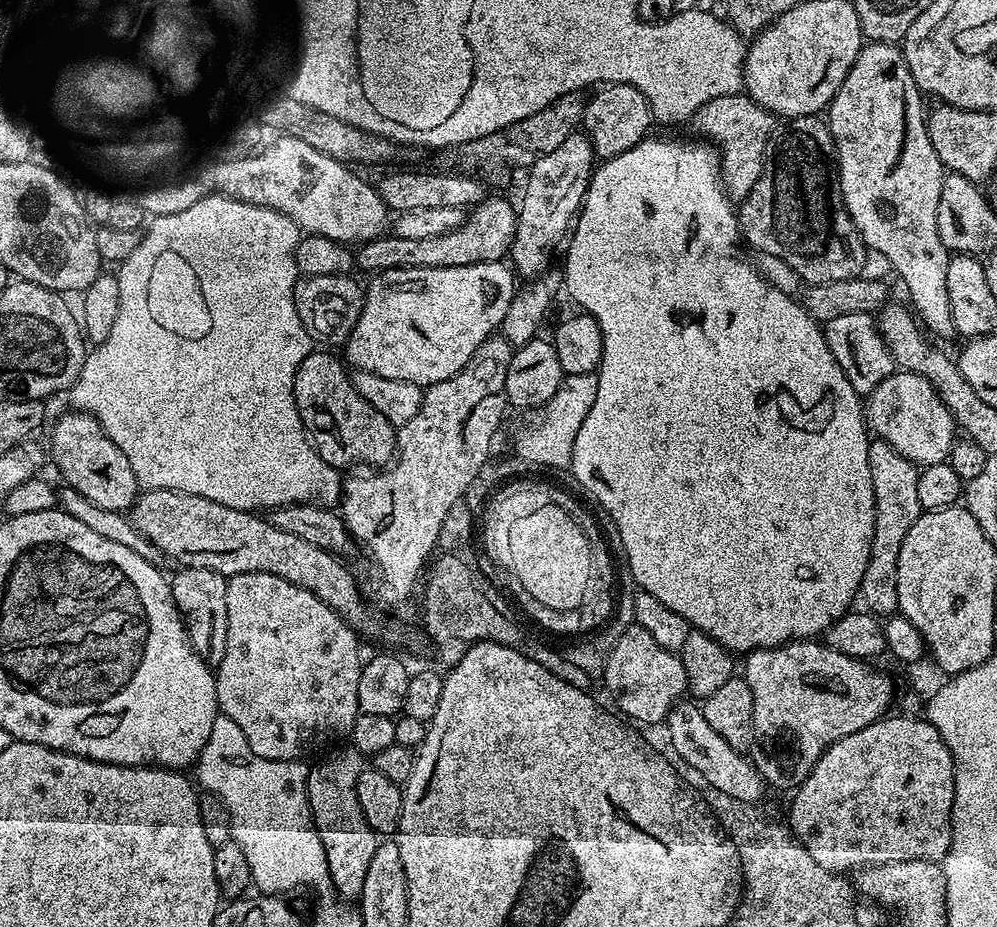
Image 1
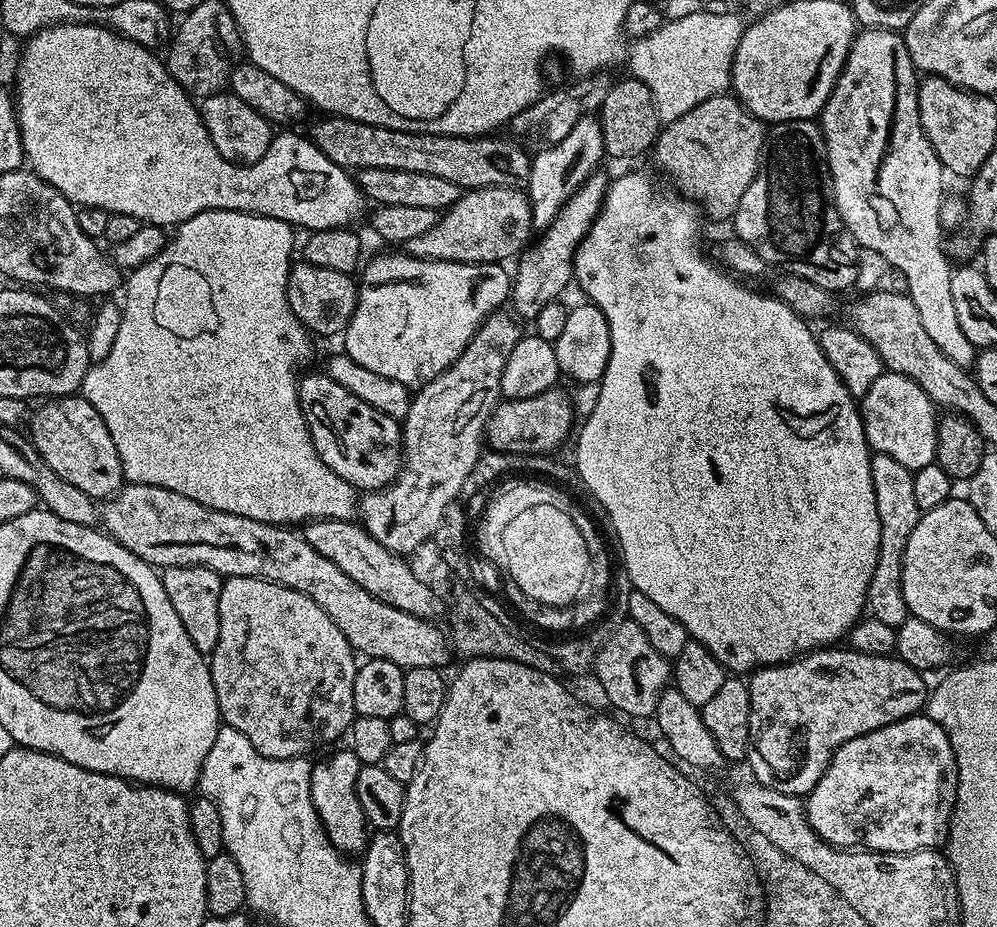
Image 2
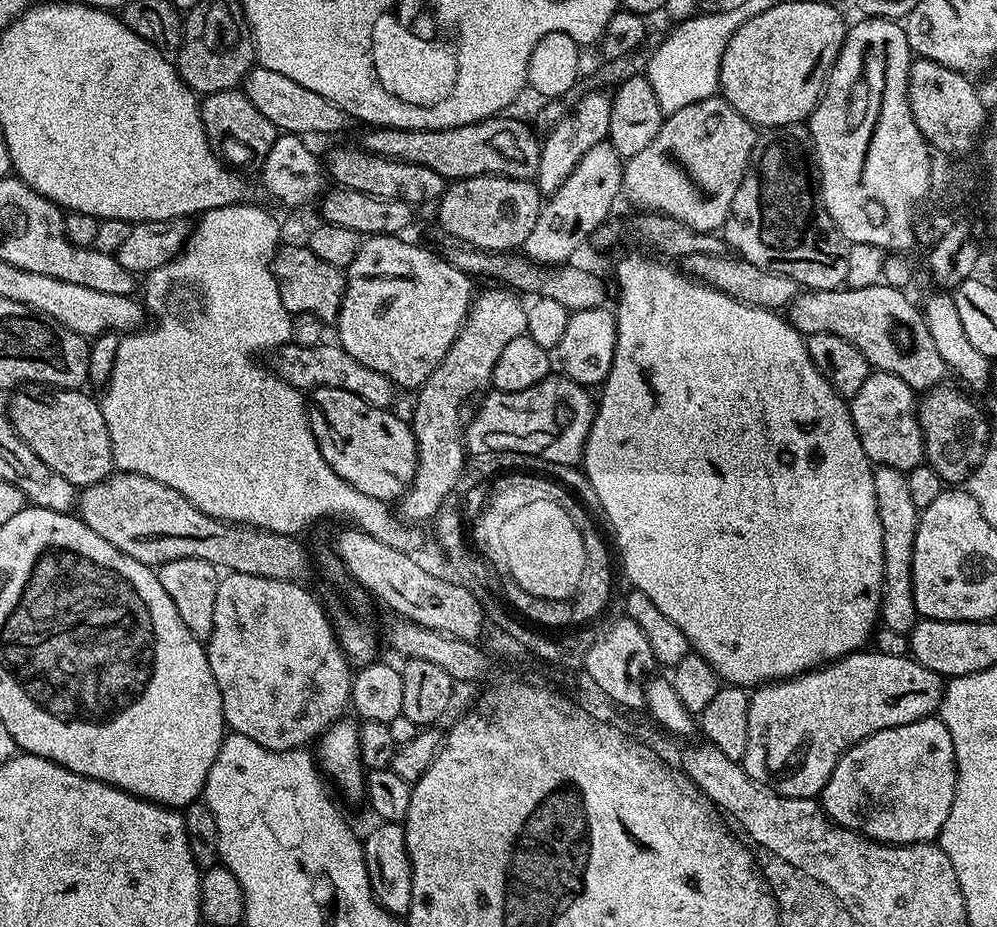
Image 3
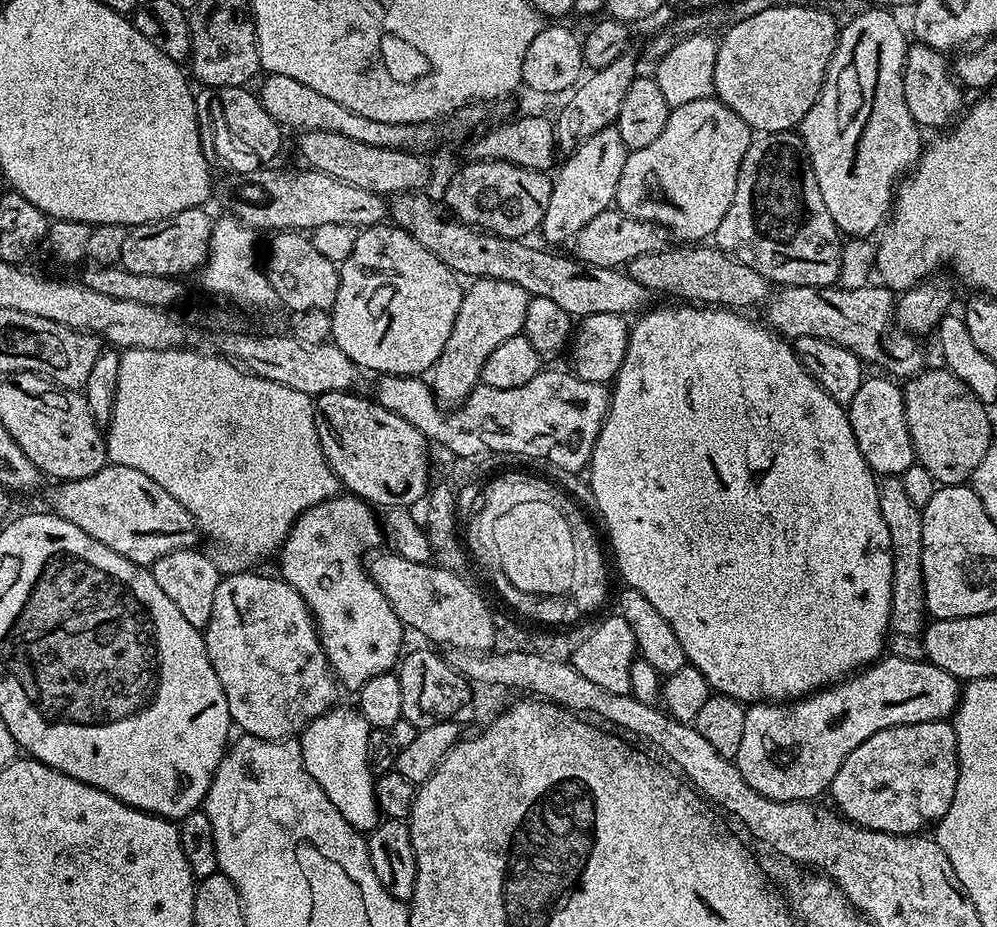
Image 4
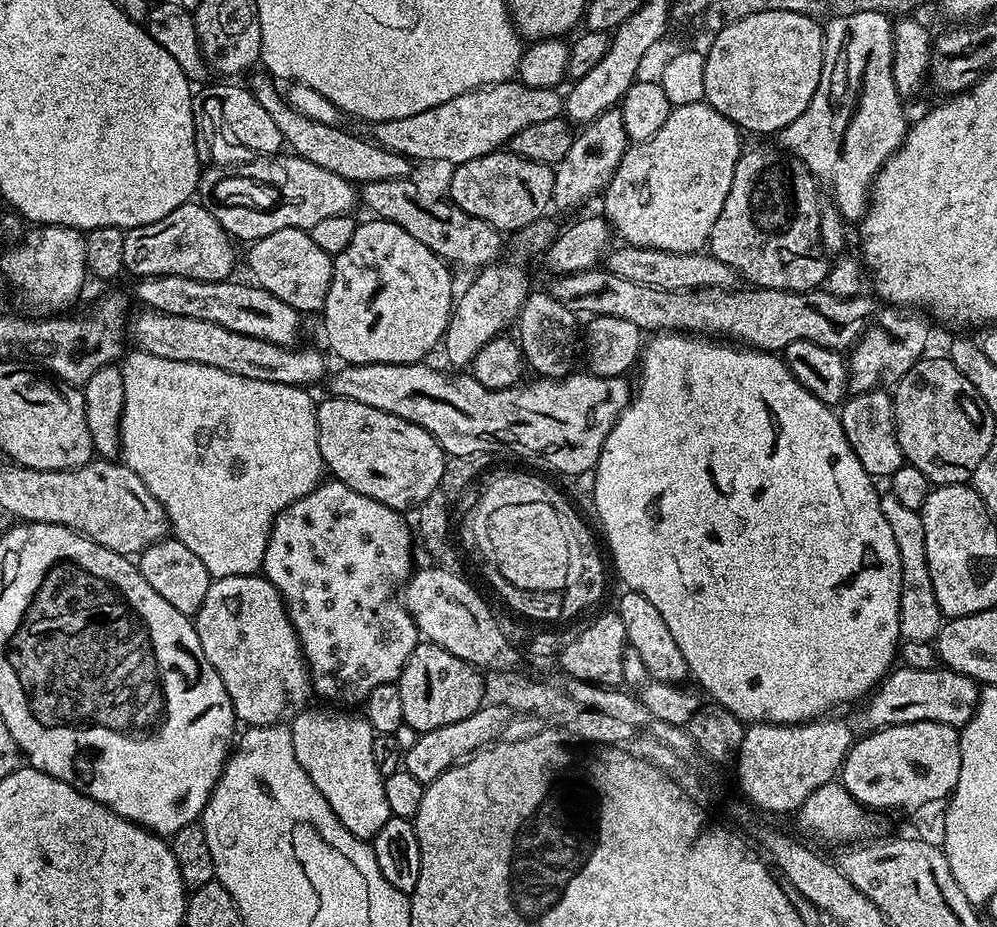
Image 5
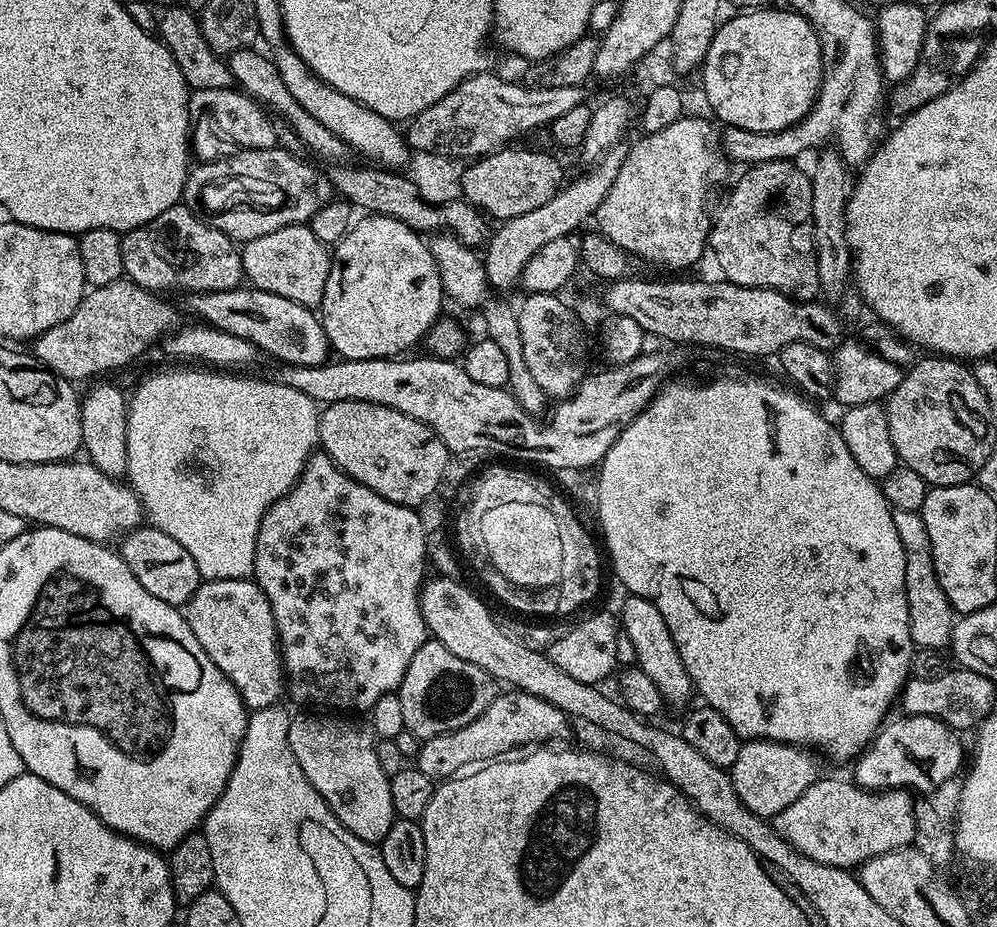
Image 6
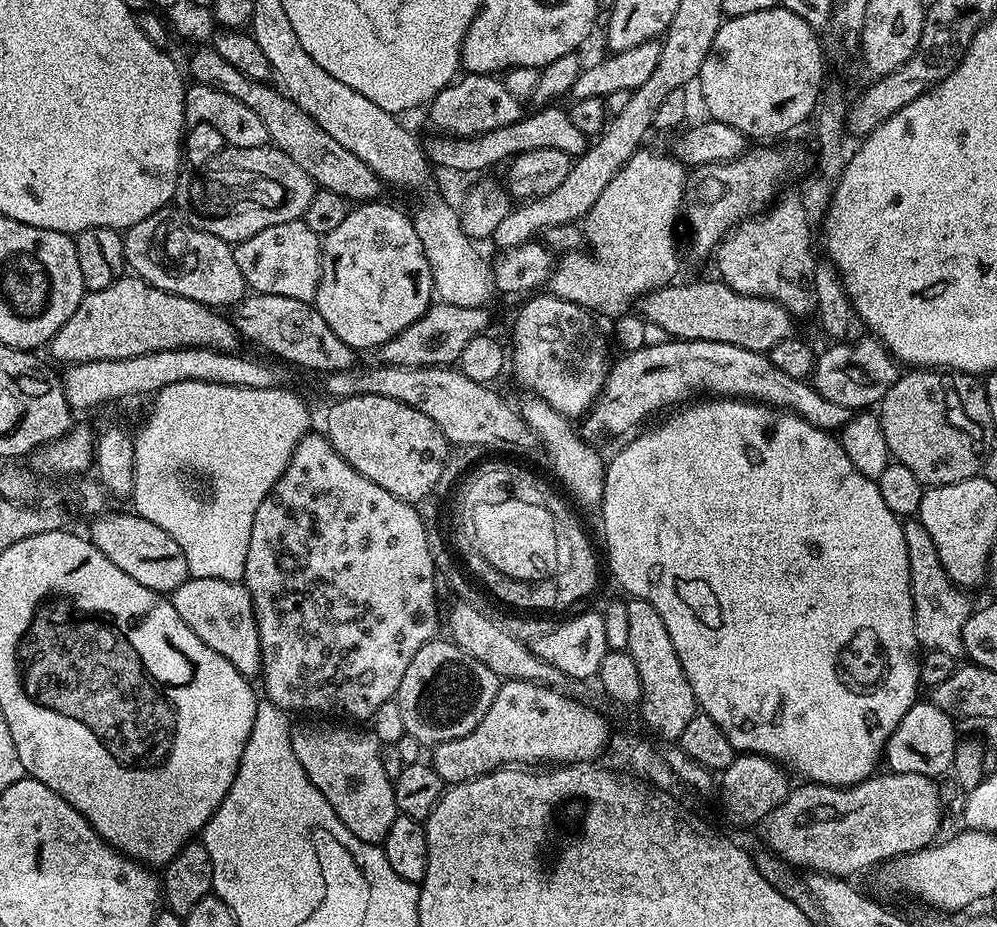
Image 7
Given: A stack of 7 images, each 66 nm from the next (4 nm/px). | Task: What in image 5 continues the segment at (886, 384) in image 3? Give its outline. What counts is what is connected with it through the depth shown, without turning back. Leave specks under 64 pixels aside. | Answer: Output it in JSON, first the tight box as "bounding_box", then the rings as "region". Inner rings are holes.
{"bounding_box":[838,391,906,478],"region":[[[887,391],[857,392],[849,395],[844,403],[839,405],[838,415],[842,430],[846,434],[846,442],[850,442],[850,450],[854,450],[866,474],[874,478],[891,478],[906,463],[902,446],[898,444],[896,437],[892,397]]]}

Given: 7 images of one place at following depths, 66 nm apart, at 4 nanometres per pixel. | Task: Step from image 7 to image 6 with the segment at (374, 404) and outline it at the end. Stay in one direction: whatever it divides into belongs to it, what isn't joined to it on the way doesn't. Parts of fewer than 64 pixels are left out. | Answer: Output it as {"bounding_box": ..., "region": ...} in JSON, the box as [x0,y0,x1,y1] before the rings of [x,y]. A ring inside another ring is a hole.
{"bounding_box":[319,402,449,509],"region":[[[334,402],[320,412],[319,447],[350,478],[362,482],[374,494],[382,494],[395,504],[417,509],[426,498],[437,495],[442,478],[442,470],[446,470],[449,458],[448,448],[422,422],[410,418],[410,414],[402,414],[398,410],[390,410],[390,406],[378,406],[374,402]]]}

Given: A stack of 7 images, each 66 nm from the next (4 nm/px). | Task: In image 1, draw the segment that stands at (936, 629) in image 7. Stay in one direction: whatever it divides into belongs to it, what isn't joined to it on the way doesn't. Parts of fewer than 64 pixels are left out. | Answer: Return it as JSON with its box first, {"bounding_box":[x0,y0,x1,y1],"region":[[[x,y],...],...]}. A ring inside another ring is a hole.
{"bounding_box":[858,438,921,618],"region":[[[876,438],[868,445],[870,478],[874,482],[874,538],[870,542],[870,562],[866,562],[866,574],[862,582],[858,600],[867,611],[877,618],[887,618],[898,612],[898,554],[902,554],[902,542],[910,534],[910,526],[918,522],[921,506],[918,502],[918,478],[920,468],[910,463],[894,446]]]}

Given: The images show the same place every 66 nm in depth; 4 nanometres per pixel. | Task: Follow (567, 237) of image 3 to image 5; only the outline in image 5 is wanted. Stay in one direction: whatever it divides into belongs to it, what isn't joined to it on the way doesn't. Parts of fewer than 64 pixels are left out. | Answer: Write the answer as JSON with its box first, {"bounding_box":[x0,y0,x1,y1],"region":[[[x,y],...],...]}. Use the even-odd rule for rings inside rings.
{"bounding_box":[553,107,630,208],"region":[[[614,107],[604,111],[598,118],[585,125],[574,137],[560,163],[555,165],[553,205],[560,208],[574,208],[581,204],[582,200],[599,195],[607,188],[618,166],[630,146],[626,134],[625,122],[622,120],[620,108]]]}

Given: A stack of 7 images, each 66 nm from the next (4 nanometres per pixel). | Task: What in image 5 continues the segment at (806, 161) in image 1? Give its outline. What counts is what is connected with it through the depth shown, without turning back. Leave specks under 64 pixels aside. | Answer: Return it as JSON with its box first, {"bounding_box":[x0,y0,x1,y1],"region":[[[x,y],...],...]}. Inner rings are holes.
{"bounding_box":[707,147,830,292],"region":[[[771,147],[752,148],[749,152],[747,149],[741,155],[738,166],[734,170],[734,182],[730,186],[730,194],[726,194],[726,206],[722,206],[722,214],[718,214],[718,222],[714,222],[714,230],[710,234],[707,247],[710,249],[711,255],[717,256],[722,262],[726,262],[726,266],[734,269],[743,279],[745,276],[749,285],[758,288],[777,288],[787,292],[810,292],[819,289],[827,281],[830,267],[829,257],[826,255],[823,245],[820,244],[820,210],[822,201],[820,201],[820,192],[816,189],[818,181],[812,175],[812,171],[797,156],[792,155],[790,152],[785,152],[779,147]]]}

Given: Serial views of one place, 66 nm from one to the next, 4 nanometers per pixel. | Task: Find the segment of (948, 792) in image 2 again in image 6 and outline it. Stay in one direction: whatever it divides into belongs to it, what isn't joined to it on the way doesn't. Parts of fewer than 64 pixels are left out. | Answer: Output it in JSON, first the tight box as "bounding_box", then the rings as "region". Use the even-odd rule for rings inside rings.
{"bounding_box":[855,715,966,794],"region":[[[901,715],[901,720],[889,719],[876,733],[871,744],[860,753],[855,761],[855,783],[869,790],[883,790],[886,788],[903,788],[916,794],[927,794],[947,779],[954,779],[960,771],[960,763],[965,763],[966,748],[960,745],[957,733],[949,724],[944,724],[938,716],[909,716]]]}

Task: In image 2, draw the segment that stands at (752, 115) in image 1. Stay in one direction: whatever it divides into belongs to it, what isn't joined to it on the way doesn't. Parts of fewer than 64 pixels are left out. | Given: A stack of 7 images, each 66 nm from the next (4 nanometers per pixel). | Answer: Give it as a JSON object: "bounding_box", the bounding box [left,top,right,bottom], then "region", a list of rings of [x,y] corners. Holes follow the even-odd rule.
{"bounding_box":[654,94,766,221],"region":[[[721,94],[698,102],[698,106],[686,110],[682,118],[663,125],[656,138],[654,153],[657,166],[672,176],[671,183],[681,197],[697,205],[704,204],[705,217],[727,221],[736,213],[738,202],[742,202],[746,186],[754,182],[765,139],[766,128],[760,119],[751,116],[735,95]]]}

